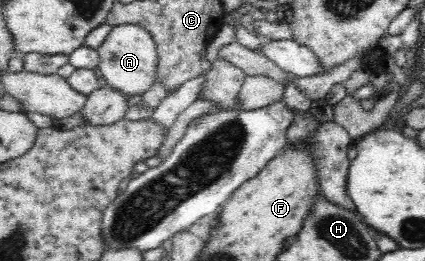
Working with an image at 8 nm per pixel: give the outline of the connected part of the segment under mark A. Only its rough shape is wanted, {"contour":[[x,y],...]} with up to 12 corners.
{"contour":[[111,28],[97,49],[107,85],[128,96],[156,82],[147,29]]}

